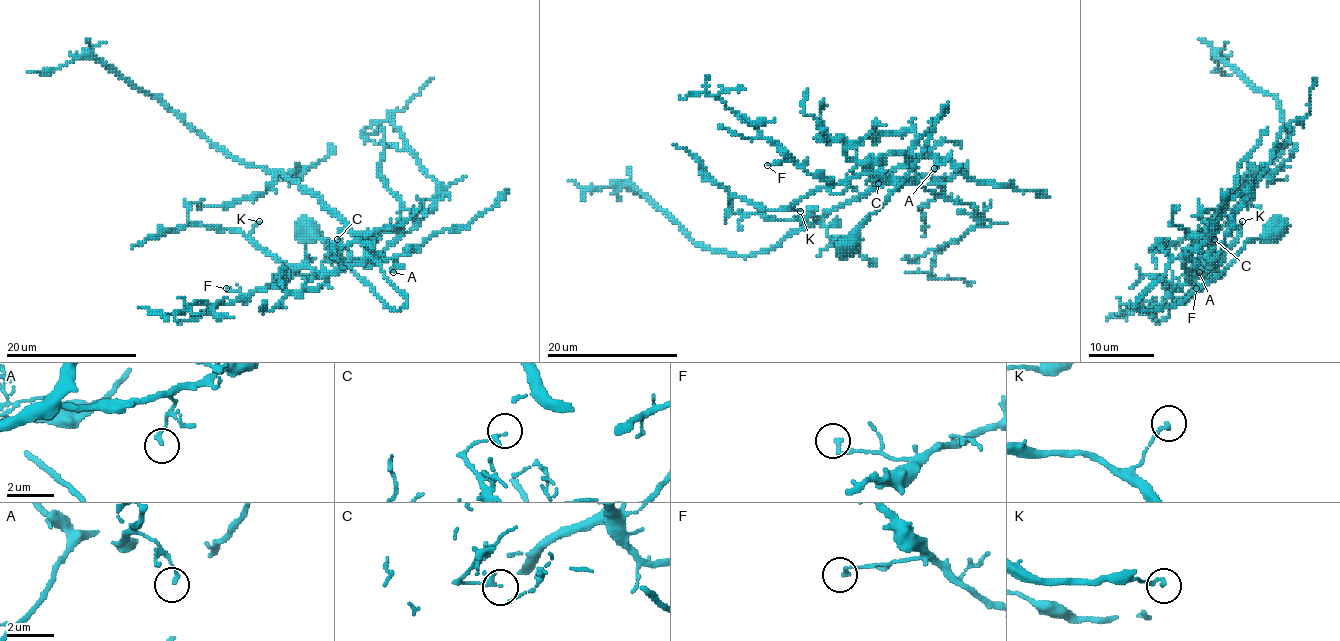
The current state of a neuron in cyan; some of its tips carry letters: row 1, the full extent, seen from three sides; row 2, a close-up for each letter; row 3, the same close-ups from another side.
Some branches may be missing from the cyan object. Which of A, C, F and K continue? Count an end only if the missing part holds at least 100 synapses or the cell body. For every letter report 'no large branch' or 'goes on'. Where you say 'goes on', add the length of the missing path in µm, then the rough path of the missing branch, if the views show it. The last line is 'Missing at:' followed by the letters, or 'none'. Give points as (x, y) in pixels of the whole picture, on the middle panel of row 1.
A: no large branch
C: no large branch
F: no large branch
K: no large branch
Missing at: none

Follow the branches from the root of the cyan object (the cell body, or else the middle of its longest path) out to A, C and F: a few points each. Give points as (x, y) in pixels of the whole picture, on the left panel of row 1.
A: (347, 226), (367, 238), (367, 261), (396, 257), (393, 272)
C: (347, 226), (367, 238), (367, 252), (344, 267), (342, 259), (326, 246), (337, 239)
F: (347, 226), (367, 238), (367, 252), (359, 261), (332, 272), (298, 267), (283, 279), (247, 293), (226, 288)

